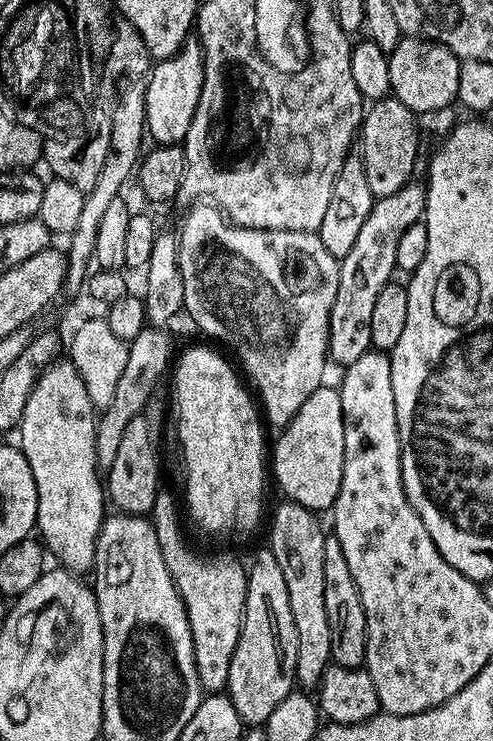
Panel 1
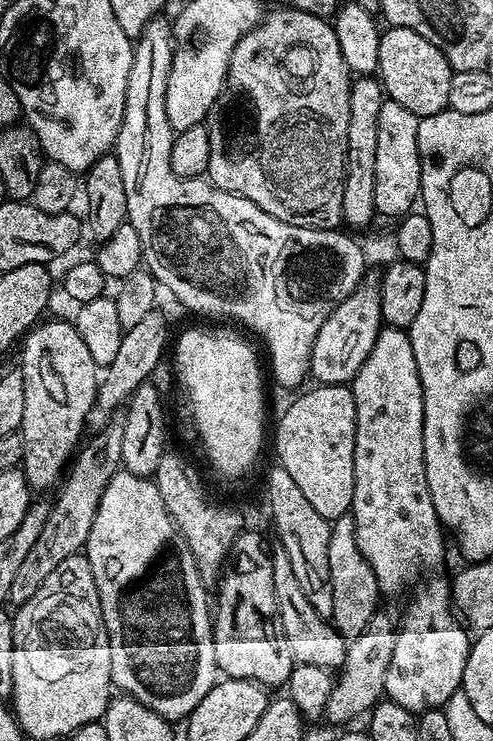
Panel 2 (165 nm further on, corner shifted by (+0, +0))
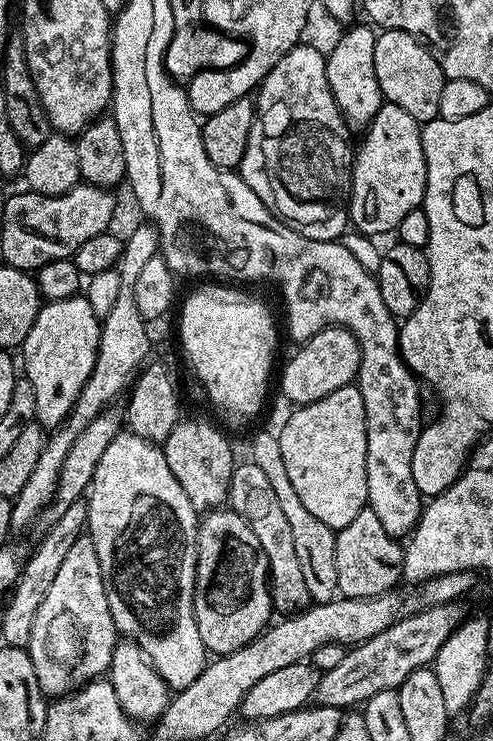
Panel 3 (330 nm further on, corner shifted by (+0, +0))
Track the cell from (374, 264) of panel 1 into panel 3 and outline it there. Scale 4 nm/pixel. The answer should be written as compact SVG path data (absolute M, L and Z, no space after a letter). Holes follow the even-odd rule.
M328 327L314 334L288 360L280 376L280 388L292 406L303 406L326 398L339 388L349 387L357 379L360 370L360 347L346 328Z

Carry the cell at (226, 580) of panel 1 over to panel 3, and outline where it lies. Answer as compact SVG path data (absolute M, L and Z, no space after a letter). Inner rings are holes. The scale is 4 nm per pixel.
M180 419L164 439L162 447L170 474L178 478L178 486L186 490L186 498L190 498L197 510L216 510L227 501L234 467L232 444L210 421Z

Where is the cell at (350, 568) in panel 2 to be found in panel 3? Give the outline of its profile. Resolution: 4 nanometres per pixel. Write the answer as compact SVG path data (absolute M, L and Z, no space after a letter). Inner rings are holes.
M365 506L350 522L336 532L334 566L338 566L338 593L350 599L374 598L401 583L404 574L404 548L397 537L386 534L374 510Z

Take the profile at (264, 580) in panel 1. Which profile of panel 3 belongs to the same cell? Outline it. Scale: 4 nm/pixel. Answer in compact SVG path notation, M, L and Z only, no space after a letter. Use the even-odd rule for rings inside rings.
M208 510L199 517L192 610L205 649L217 657L253 641L273 619L268 563L260 553L258 538L254 538L250 526L234 511Z

